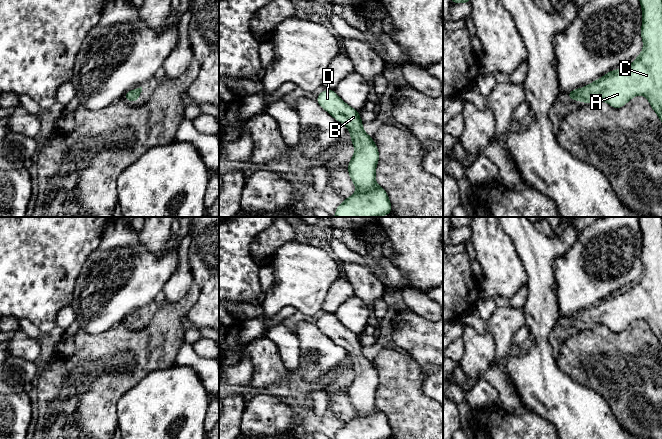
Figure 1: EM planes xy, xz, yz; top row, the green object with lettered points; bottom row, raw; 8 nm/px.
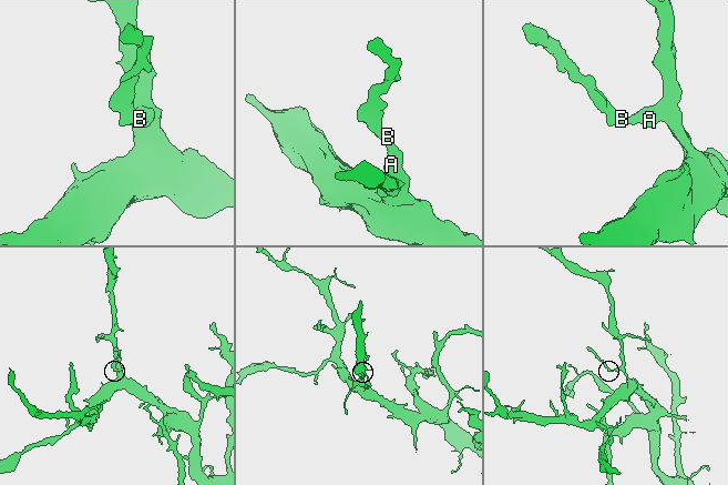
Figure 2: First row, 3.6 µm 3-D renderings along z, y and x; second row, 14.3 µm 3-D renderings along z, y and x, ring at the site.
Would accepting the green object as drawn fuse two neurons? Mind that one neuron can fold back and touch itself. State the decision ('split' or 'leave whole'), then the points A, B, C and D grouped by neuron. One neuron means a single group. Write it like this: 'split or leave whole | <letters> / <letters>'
leave whole | A B C D

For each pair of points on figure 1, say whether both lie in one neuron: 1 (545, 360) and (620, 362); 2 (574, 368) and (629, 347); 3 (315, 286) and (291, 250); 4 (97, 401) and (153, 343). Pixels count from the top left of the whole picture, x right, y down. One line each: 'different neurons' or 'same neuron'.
1: different neurons
2: same neuron
3: same neuron
4: same neuron

